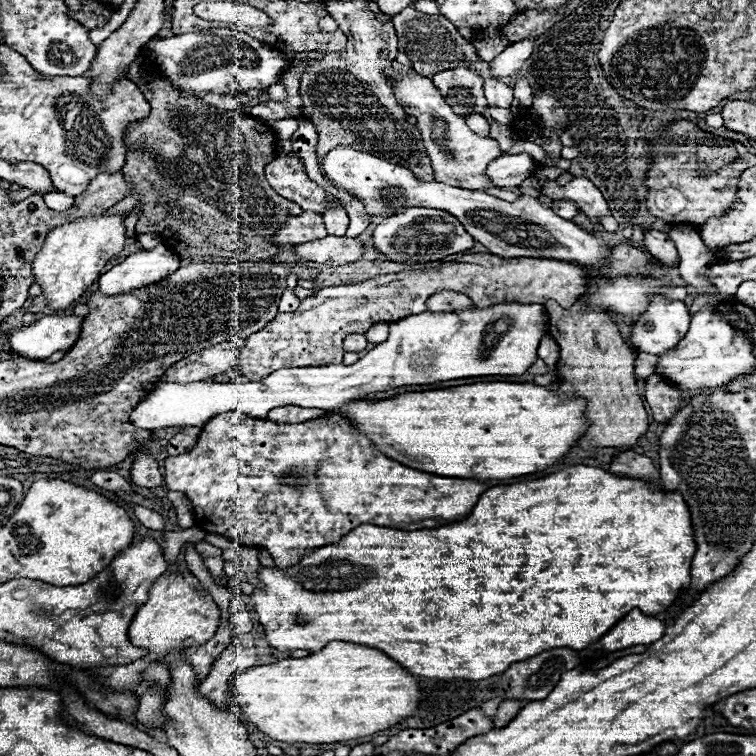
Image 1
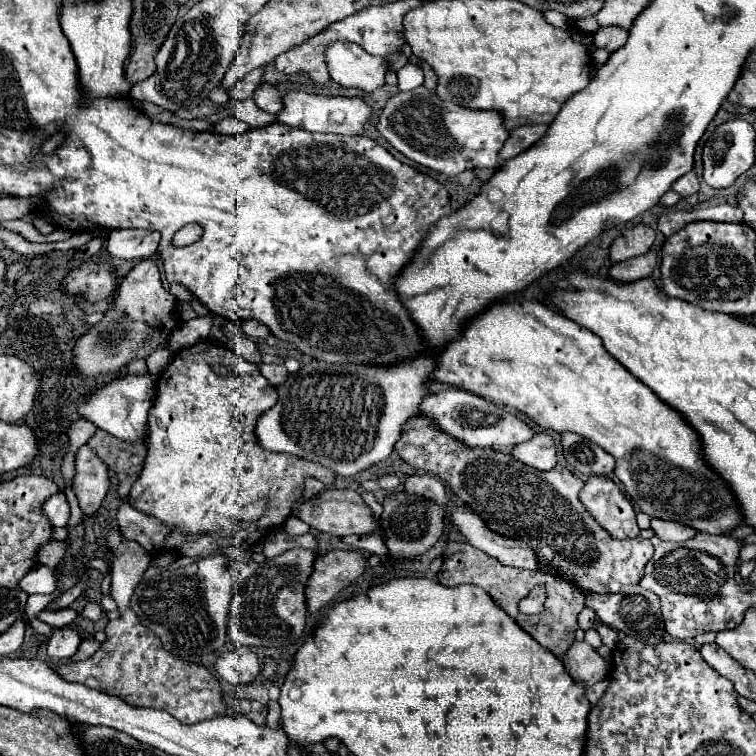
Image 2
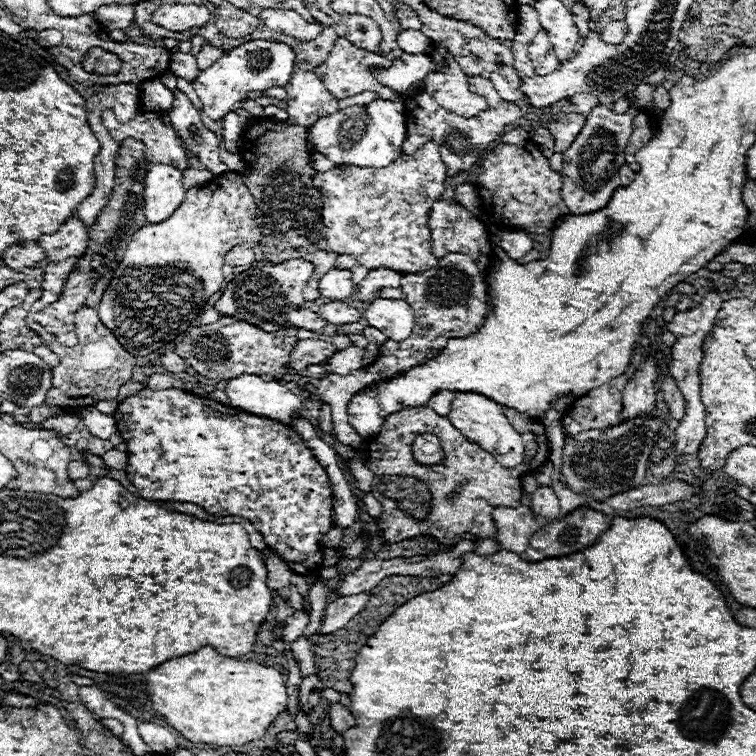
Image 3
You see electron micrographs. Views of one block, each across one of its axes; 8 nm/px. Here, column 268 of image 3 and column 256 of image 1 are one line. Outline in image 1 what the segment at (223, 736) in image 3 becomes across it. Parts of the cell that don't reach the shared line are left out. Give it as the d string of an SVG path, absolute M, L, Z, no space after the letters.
M338 640L306 658L254 666L238 676L238 702L246 720L286 744L334 744L370 736L414 716L420 700L420 684L404 666L372 646Z

